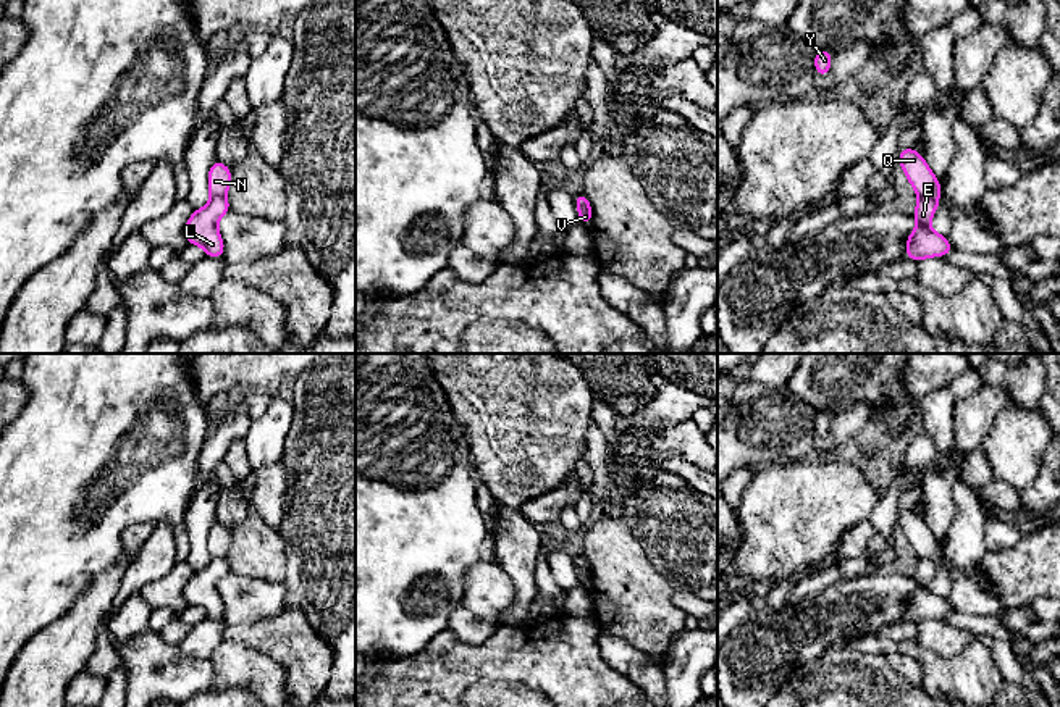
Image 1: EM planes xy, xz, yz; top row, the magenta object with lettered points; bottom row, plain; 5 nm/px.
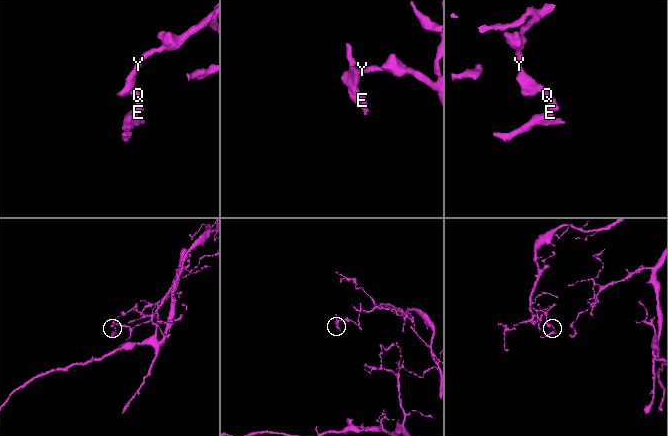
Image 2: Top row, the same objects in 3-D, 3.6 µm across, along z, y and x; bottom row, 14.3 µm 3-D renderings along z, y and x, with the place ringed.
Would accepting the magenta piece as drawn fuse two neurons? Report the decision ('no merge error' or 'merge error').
merge error

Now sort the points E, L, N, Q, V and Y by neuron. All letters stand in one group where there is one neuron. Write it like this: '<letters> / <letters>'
E L V / N Q Y

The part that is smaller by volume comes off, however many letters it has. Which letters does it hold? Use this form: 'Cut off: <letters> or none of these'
Cut off: E, L, V

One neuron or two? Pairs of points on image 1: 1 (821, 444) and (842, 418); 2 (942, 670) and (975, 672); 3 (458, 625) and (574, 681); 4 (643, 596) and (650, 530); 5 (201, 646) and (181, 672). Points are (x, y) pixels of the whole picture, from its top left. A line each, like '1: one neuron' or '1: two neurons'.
1: one neuron
2: one neuron
3: two neurons
4: two neurons
5: two neurons

